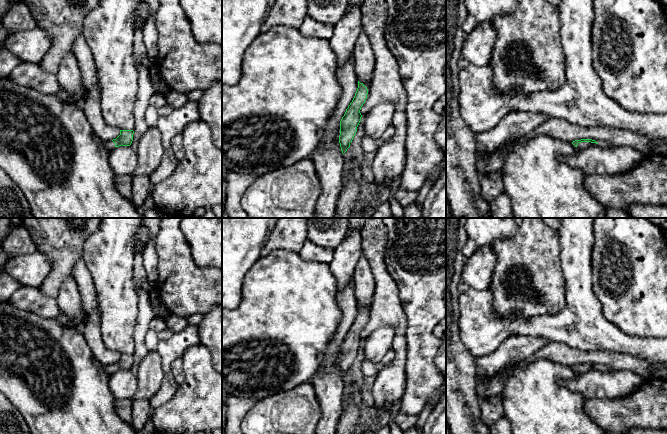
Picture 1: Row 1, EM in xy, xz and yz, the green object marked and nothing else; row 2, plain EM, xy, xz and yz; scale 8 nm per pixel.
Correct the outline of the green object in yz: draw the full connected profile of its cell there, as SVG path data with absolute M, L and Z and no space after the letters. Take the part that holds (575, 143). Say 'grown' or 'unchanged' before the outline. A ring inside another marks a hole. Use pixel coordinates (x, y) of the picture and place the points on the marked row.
grown; M581 139L581 140L575 140L572 142L572 144L579 150L586 149L591 146L595 146L598 143L595 140L592 139Z

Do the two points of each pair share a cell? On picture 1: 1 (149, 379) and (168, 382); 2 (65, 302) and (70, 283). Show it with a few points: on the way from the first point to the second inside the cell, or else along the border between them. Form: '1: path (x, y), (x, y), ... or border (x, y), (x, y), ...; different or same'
1: border (161, 358), (163, 380), (158, 391), (149, 400); different
2: path (68, 297), (69, 288); same

